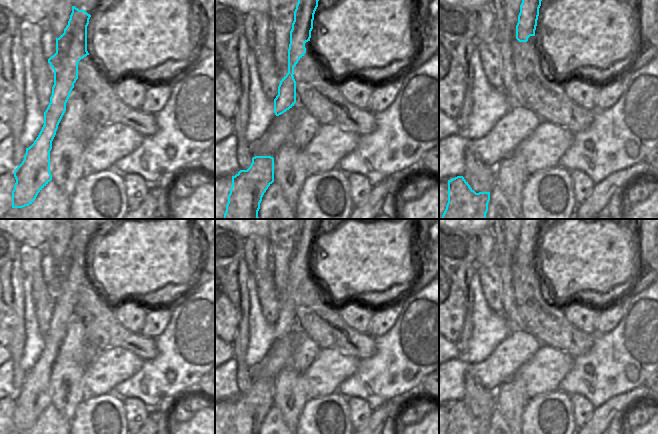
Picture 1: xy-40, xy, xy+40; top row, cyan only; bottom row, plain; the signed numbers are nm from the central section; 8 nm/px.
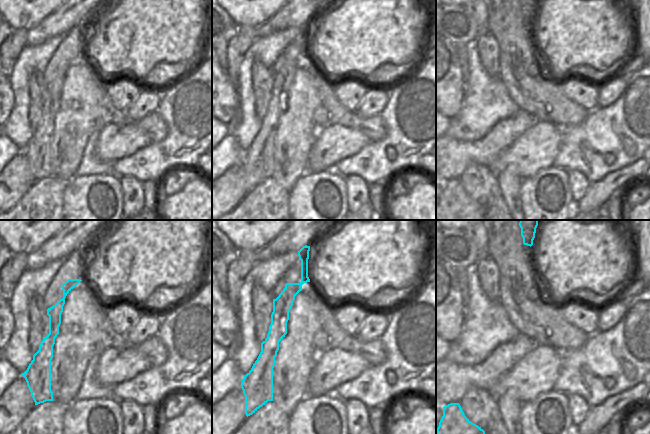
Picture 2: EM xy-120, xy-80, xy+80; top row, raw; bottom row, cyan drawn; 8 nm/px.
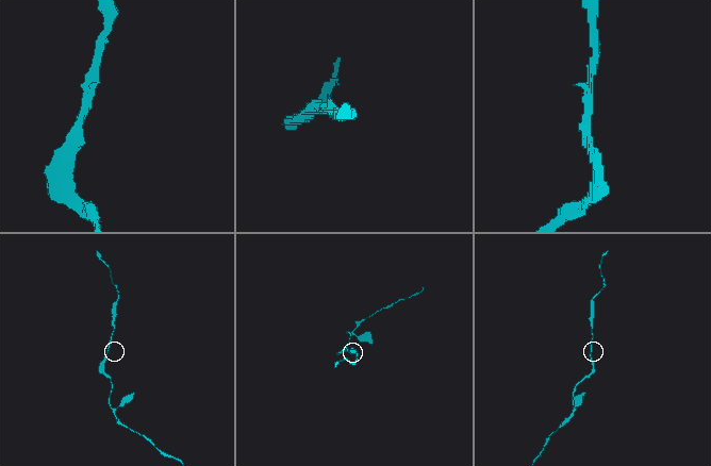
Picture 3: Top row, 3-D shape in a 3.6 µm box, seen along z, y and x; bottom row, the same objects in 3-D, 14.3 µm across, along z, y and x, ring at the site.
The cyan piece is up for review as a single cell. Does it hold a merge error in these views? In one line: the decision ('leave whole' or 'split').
leave whole

